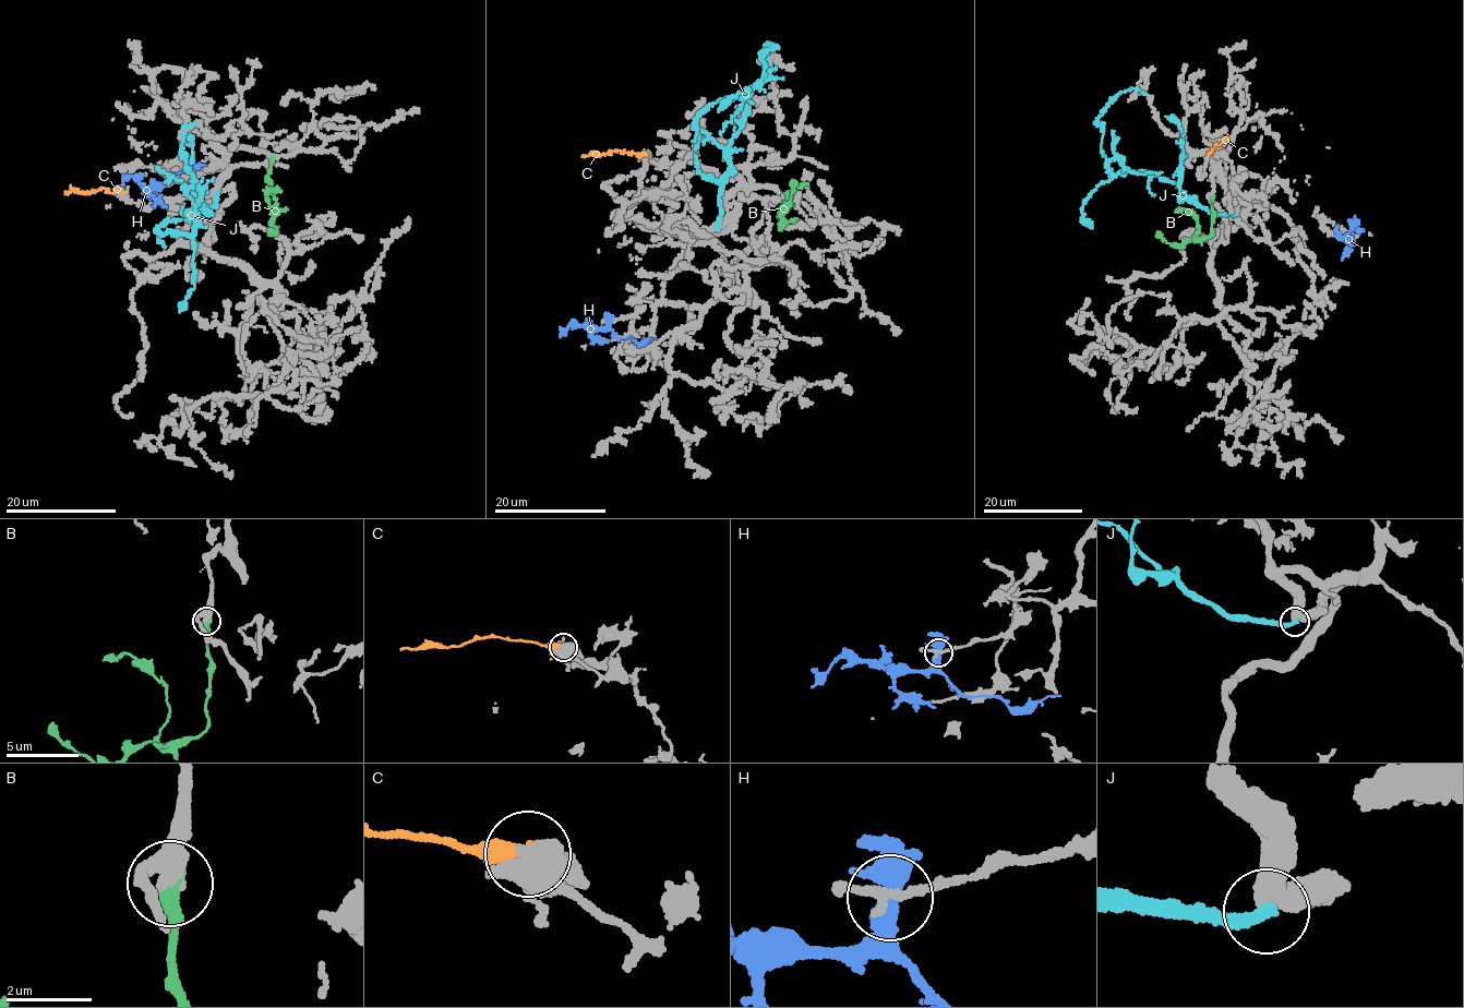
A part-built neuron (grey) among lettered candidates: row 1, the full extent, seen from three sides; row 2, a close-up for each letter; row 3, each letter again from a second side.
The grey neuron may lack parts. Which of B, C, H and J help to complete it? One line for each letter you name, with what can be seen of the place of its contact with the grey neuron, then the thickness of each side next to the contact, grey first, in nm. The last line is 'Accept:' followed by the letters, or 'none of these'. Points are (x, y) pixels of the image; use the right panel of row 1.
B: contact (1211, 198); calibres 340 and 480 nm
Accept: B

